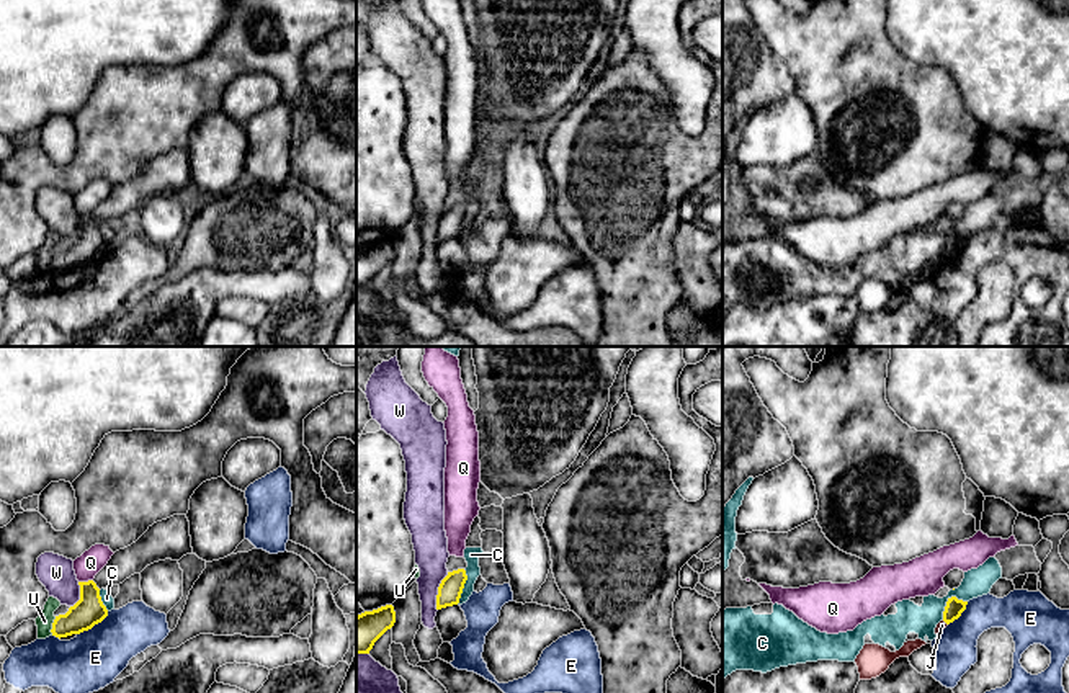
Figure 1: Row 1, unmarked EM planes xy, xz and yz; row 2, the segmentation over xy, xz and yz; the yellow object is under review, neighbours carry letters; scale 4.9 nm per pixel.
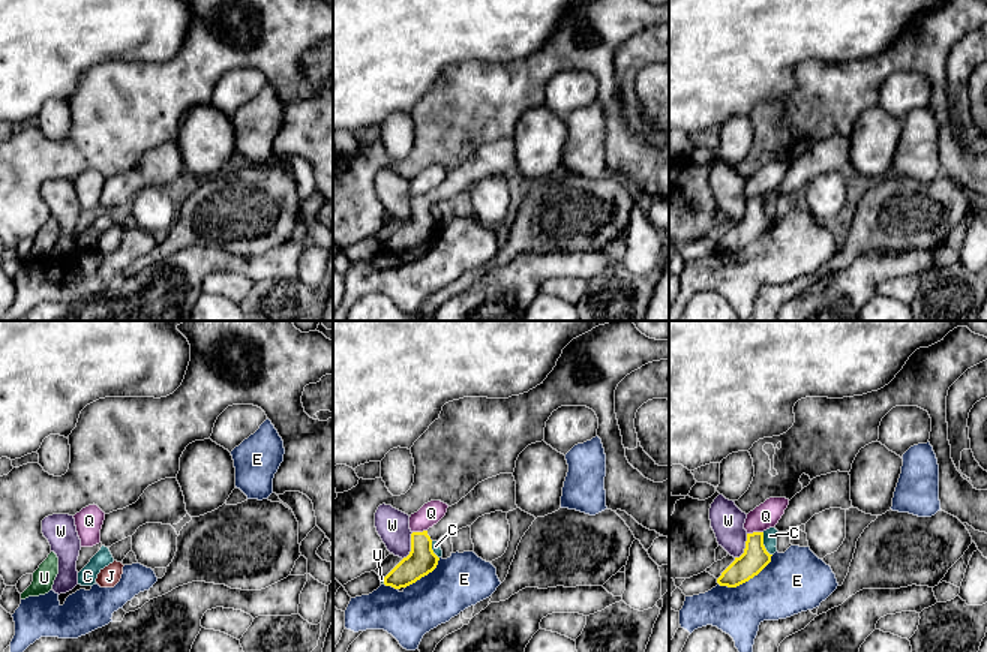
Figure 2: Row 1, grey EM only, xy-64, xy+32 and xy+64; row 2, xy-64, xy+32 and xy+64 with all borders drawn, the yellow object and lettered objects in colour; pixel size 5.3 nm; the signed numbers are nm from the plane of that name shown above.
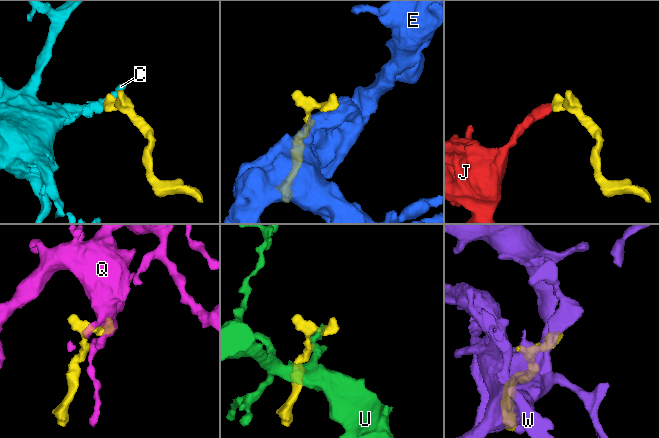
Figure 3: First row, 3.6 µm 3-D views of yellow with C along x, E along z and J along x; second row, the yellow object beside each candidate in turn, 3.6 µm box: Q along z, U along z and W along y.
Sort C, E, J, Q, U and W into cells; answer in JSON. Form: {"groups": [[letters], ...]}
{"groups": [["C"], ["E"], ["J"], ["Q"], ["U"], ["W"]]}

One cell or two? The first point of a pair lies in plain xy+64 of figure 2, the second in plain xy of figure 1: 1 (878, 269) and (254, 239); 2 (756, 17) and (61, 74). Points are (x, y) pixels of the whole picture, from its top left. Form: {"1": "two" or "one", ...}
{"1": "two", "2": "one"}

